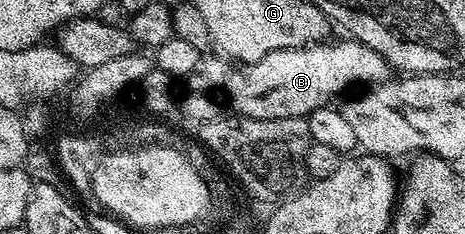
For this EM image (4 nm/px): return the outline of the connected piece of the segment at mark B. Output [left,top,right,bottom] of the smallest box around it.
[224,37,392,119]

